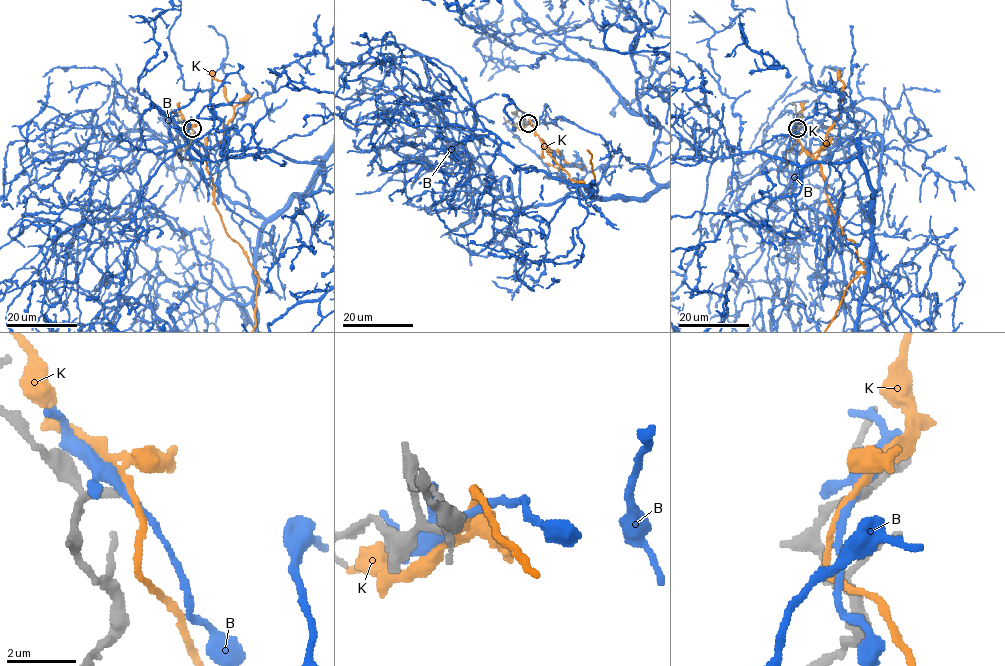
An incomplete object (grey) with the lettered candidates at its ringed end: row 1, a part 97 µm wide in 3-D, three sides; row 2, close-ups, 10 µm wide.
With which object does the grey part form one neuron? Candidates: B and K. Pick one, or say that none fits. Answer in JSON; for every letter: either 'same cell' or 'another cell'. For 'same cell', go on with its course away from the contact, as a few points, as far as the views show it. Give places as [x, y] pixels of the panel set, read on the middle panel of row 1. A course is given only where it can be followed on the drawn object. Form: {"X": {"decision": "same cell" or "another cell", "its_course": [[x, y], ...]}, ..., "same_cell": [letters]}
{"B": {"decision": "another cell"}, "K": {"decision": "another cell"}, "same_cell": []}

